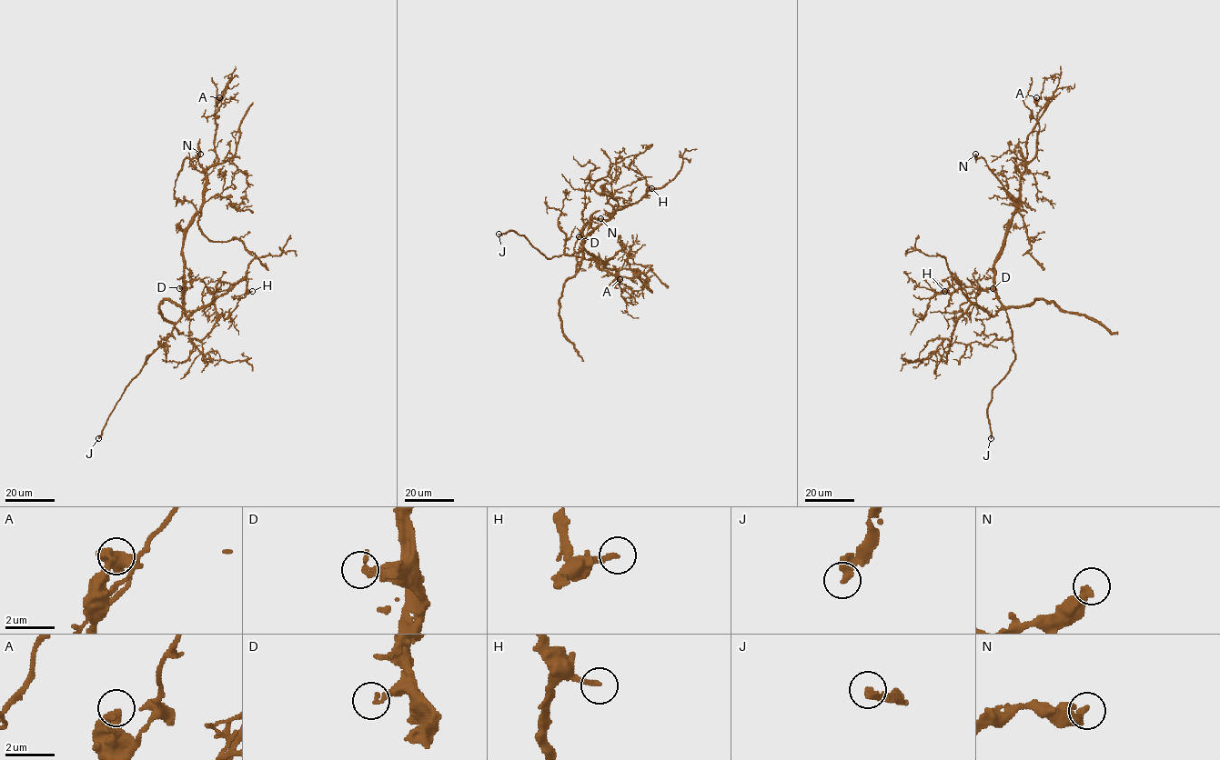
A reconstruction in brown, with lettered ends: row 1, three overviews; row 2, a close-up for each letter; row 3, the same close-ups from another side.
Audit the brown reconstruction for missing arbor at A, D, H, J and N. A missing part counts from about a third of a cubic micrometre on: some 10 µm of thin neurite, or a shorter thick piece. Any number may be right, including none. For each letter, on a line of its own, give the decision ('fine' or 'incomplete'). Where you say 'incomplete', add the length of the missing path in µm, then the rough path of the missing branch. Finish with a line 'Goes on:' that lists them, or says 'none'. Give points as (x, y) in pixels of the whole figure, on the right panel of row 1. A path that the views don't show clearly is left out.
A: fine
D: fine
H: incomplete; about 25 µm are missing
J: incomplete; about 20 µm are missing
N: fine
Goes on: H, J

